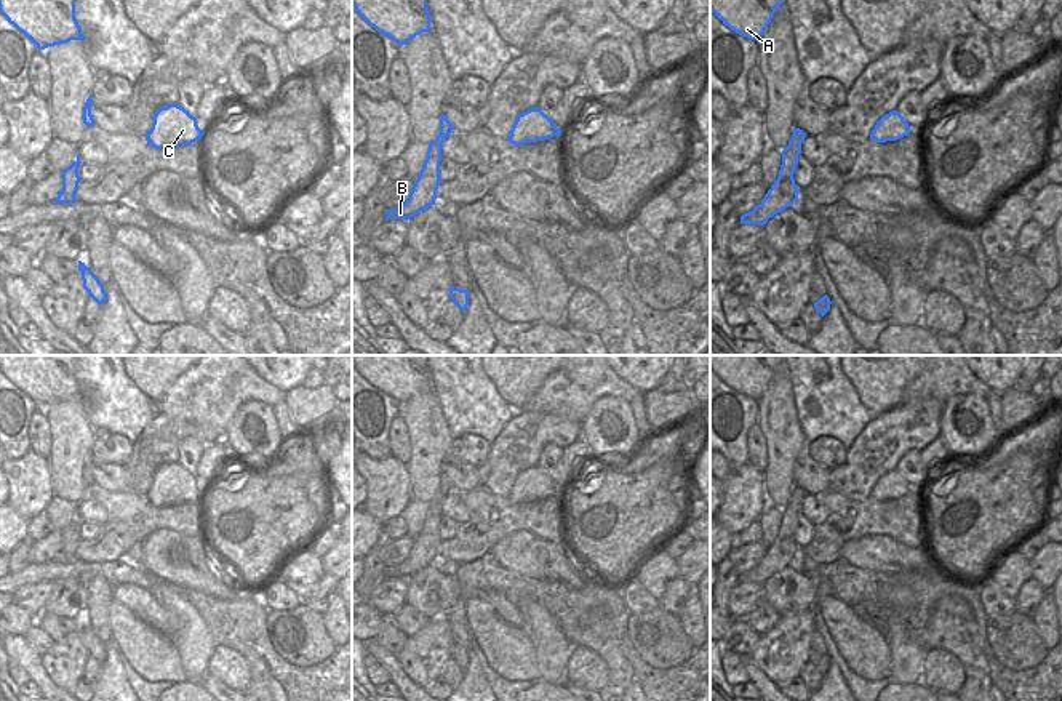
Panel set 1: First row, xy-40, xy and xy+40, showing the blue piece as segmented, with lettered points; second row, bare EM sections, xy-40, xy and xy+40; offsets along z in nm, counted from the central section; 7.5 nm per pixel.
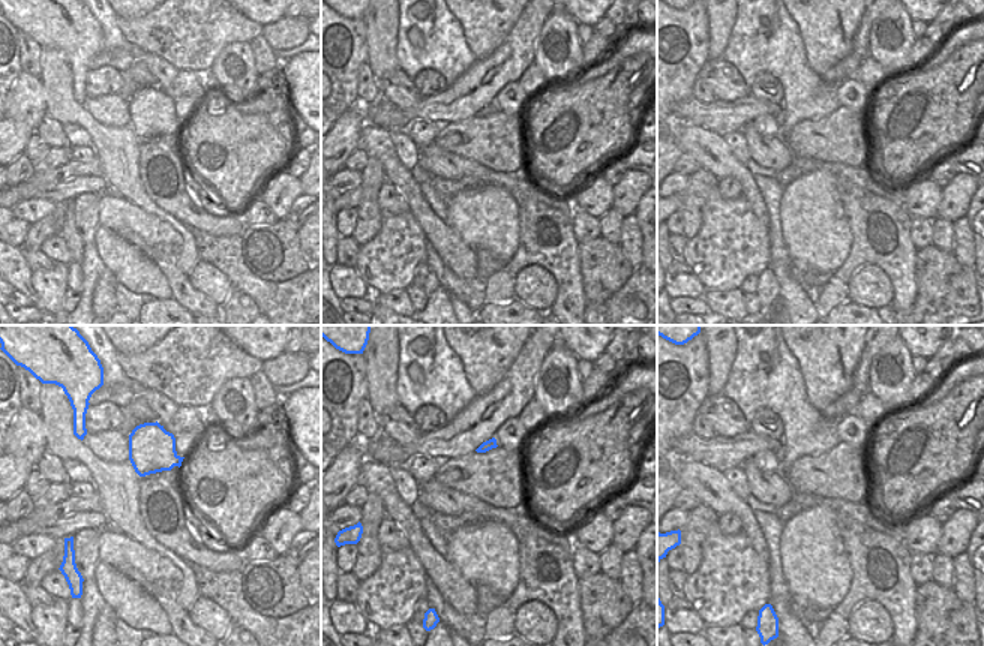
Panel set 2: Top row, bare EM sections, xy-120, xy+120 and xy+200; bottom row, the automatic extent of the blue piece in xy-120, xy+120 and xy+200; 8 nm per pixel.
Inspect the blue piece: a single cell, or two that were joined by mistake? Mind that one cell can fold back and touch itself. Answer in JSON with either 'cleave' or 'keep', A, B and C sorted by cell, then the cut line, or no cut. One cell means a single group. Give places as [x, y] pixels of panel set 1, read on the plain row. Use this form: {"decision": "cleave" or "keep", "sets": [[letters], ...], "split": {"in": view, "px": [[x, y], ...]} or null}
{"decision": "keep", "sets": [["A", "B", "C"]], "split": null}

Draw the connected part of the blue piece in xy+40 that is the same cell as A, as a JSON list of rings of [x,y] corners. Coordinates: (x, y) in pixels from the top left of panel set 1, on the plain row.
[[[710,355],[710,370],[736,392],[760,399],[782,355]]]

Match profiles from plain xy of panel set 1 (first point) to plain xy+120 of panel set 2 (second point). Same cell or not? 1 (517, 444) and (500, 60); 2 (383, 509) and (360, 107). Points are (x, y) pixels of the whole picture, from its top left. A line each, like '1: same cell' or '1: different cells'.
1: same cell
2: same cell

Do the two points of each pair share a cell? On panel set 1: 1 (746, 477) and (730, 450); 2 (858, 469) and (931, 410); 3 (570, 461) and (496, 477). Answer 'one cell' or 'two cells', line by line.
1: two cells
2: one cell
3: two cells

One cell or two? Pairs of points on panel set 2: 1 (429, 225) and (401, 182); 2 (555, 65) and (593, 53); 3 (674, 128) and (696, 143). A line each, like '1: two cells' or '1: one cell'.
1: one cell
2: two cells
3: one cell

